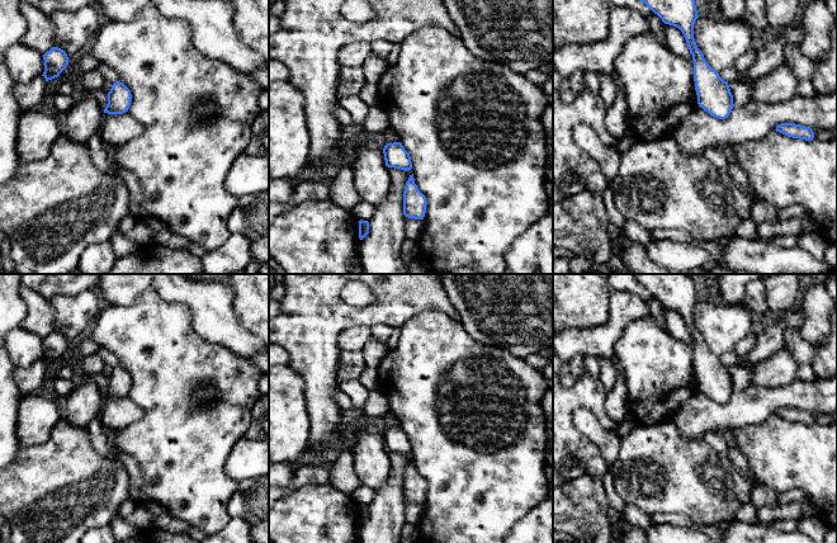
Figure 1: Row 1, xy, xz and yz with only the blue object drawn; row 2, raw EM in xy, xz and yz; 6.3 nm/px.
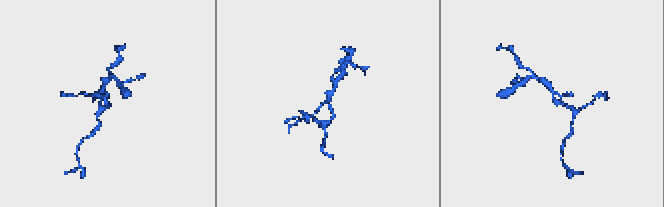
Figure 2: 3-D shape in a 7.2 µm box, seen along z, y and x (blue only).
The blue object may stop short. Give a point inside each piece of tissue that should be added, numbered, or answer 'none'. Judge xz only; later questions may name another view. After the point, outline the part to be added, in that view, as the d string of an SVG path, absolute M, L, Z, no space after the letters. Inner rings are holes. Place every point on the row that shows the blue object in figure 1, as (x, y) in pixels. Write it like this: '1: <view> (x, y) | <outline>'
none

